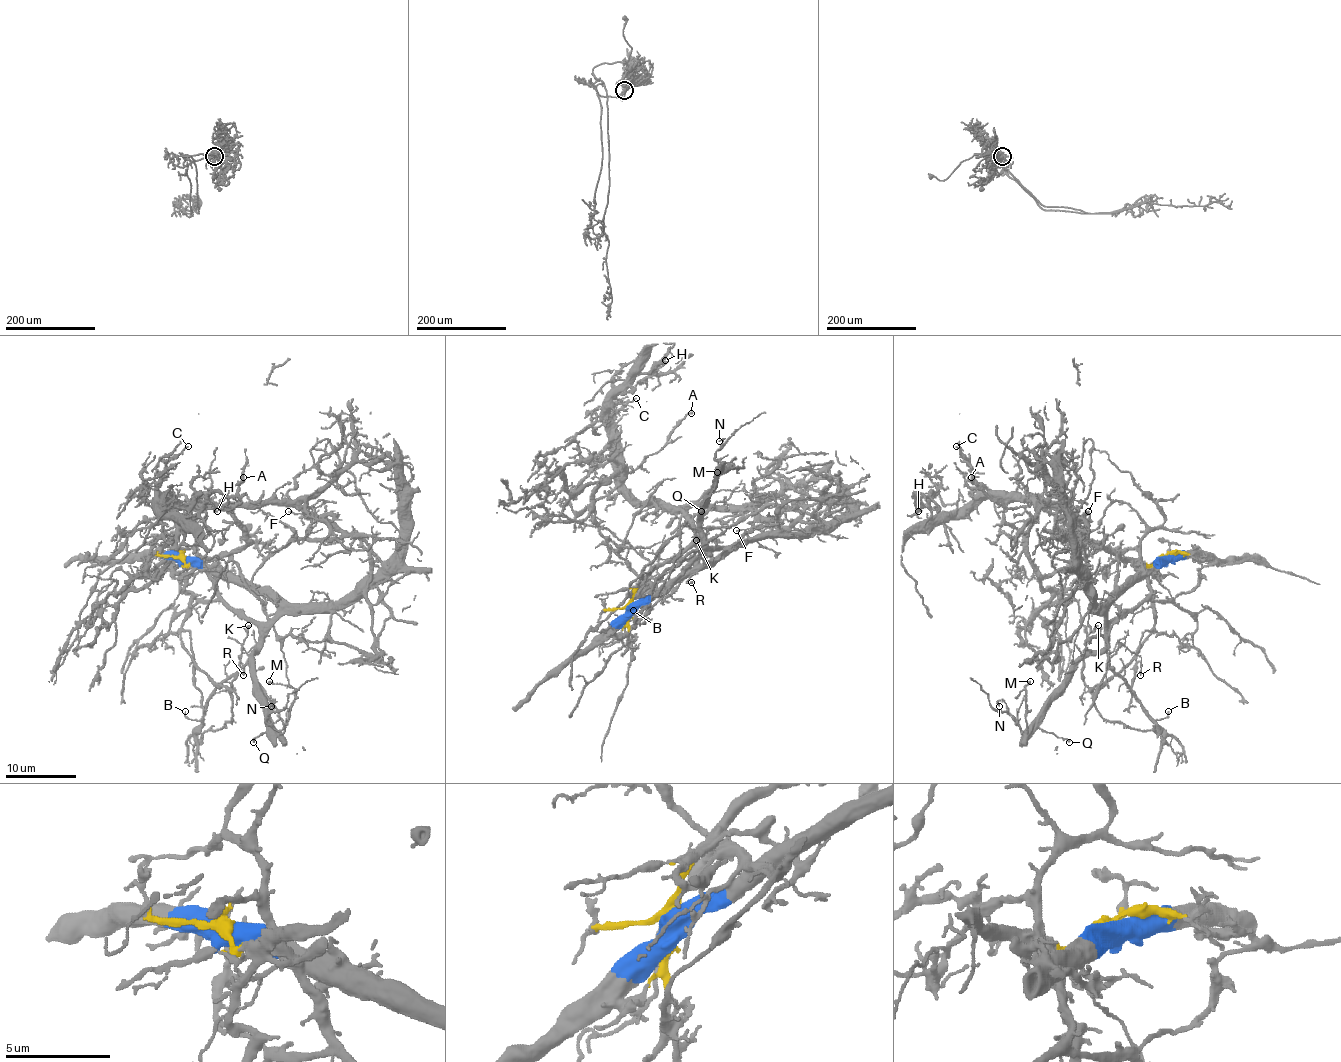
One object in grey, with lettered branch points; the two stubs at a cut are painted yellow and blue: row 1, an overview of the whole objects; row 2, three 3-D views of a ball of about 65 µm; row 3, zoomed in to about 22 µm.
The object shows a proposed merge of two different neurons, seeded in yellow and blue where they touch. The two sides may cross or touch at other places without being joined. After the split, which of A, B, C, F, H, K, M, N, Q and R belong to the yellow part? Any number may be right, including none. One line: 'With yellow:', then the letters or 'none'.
With yellow: A, C, F, H, K

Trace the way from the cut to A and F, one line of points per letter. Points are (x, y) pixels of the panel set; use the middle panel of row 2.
A: (628, 608), (633, 590), (683, 550), (693, 525), (672, 507), (639, 500), (623, 477), (663, 446), (692, 412)
F: (628, 608), (633, 590), (693, 536), (693, 525), (681, 513), (685, 507), (746, 507), (753, 523), (736, 530)

